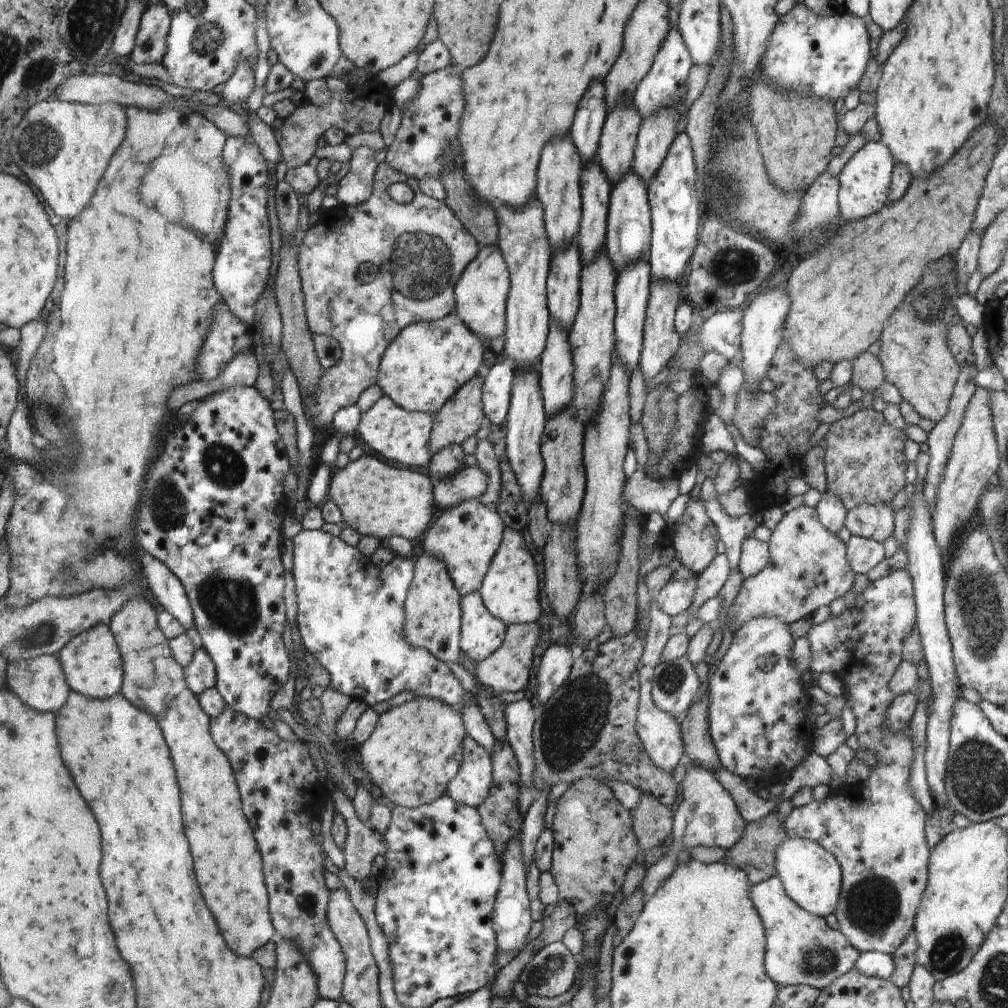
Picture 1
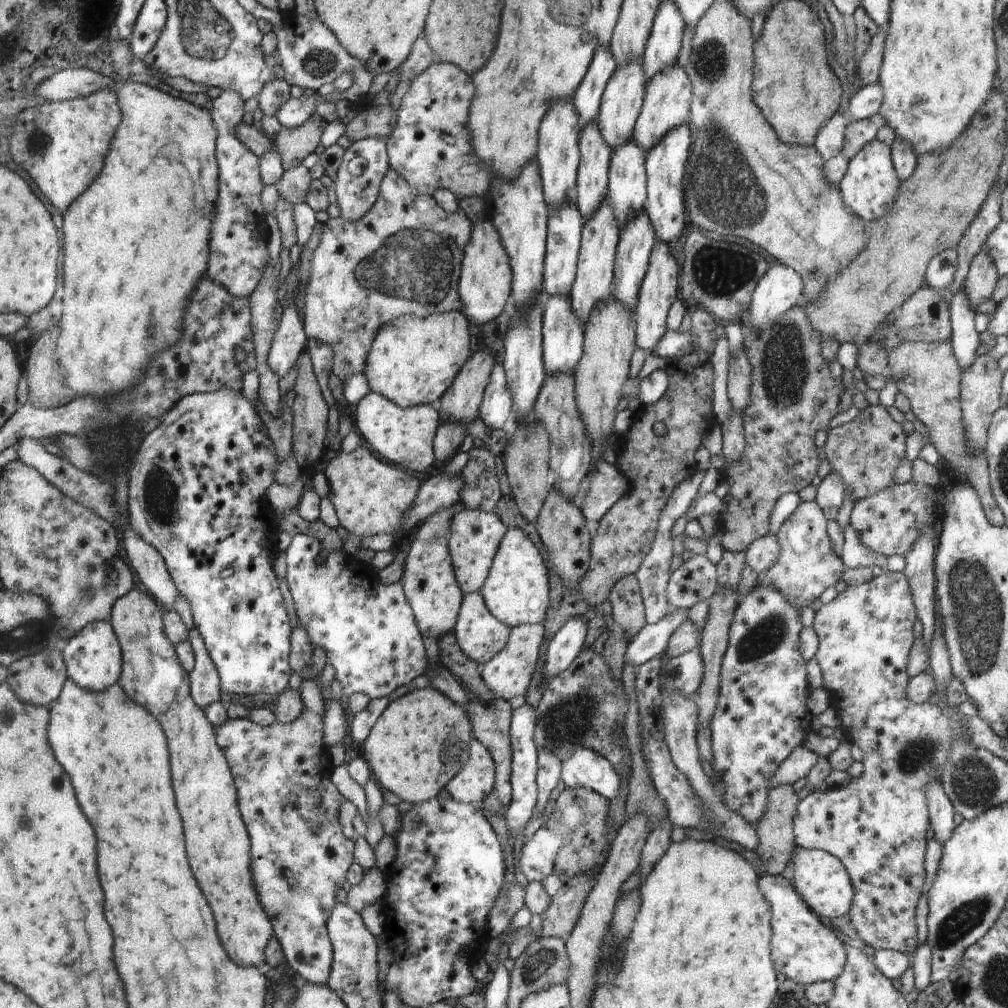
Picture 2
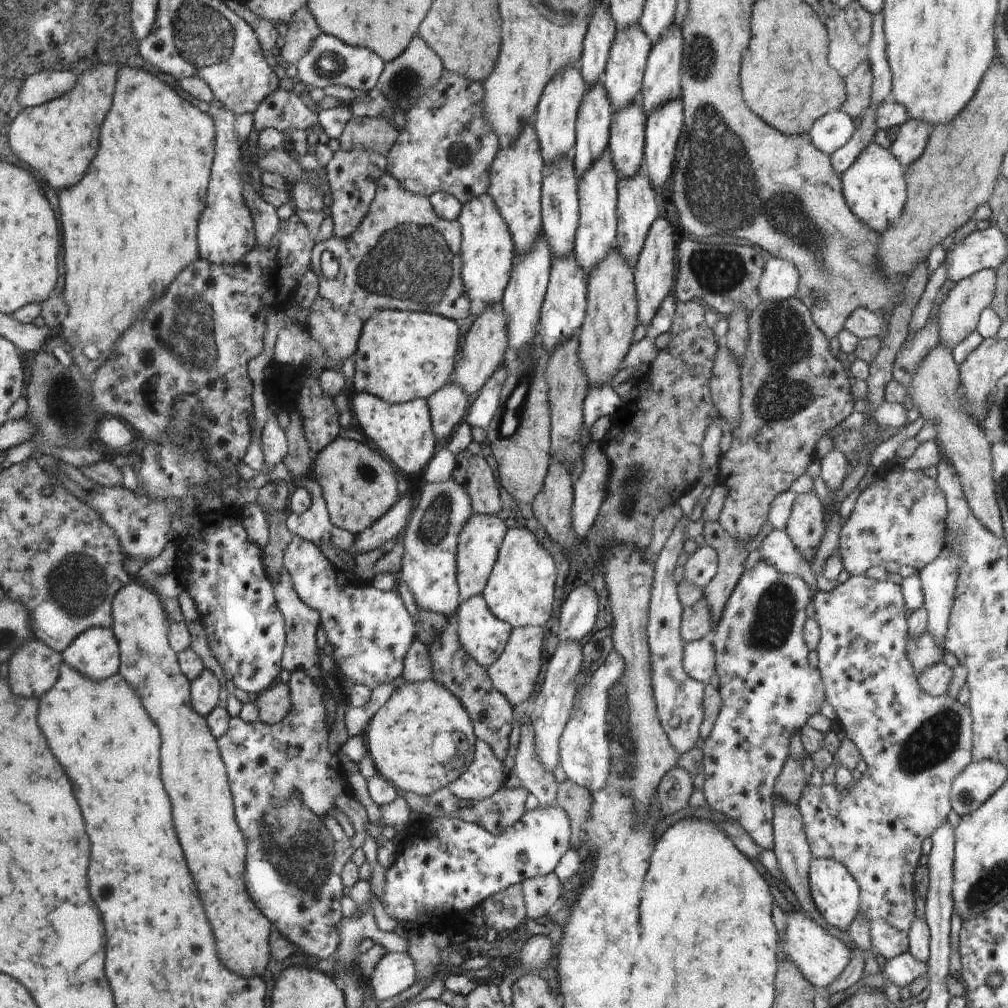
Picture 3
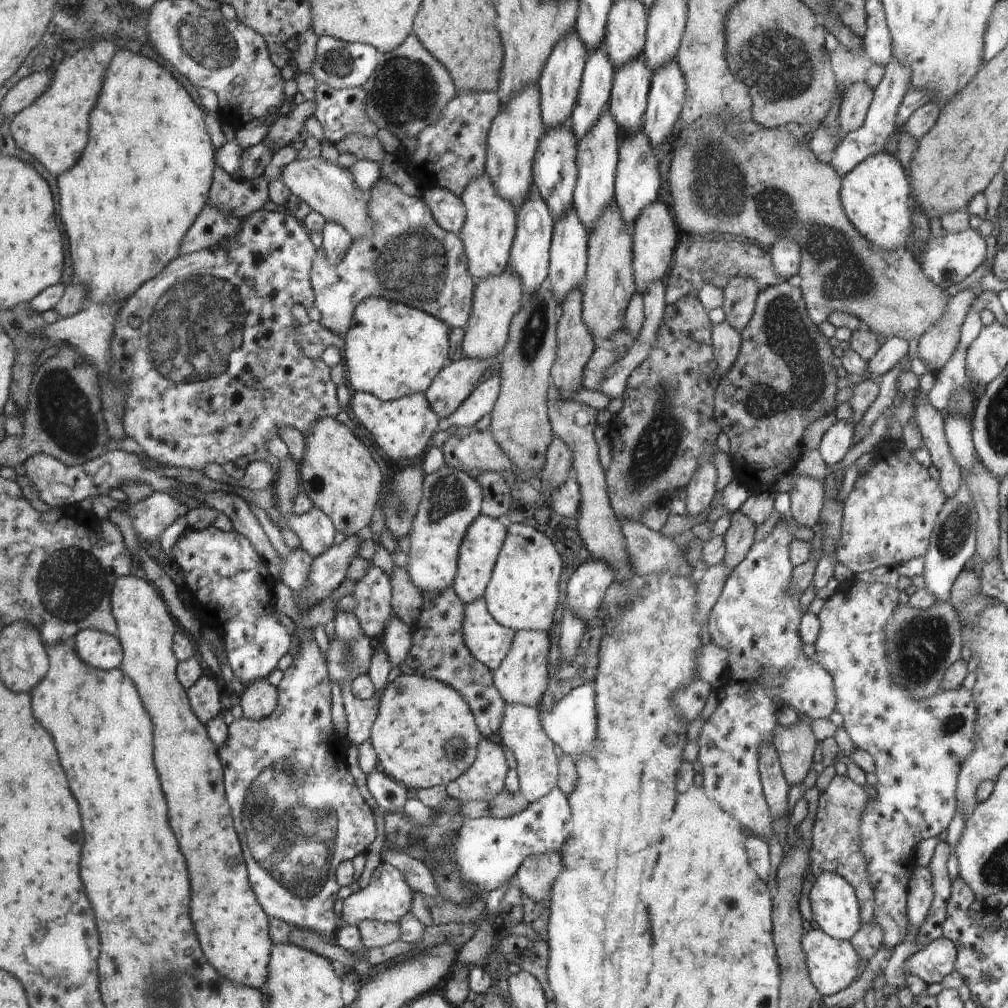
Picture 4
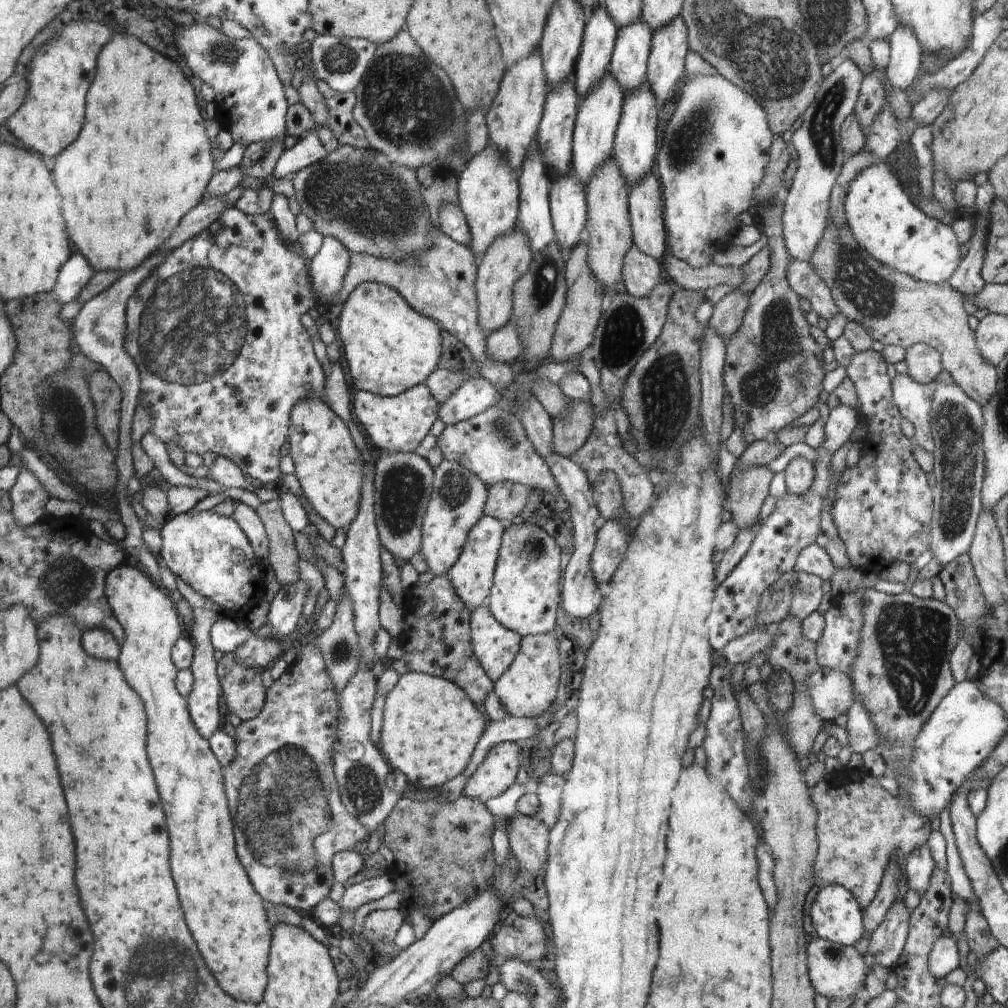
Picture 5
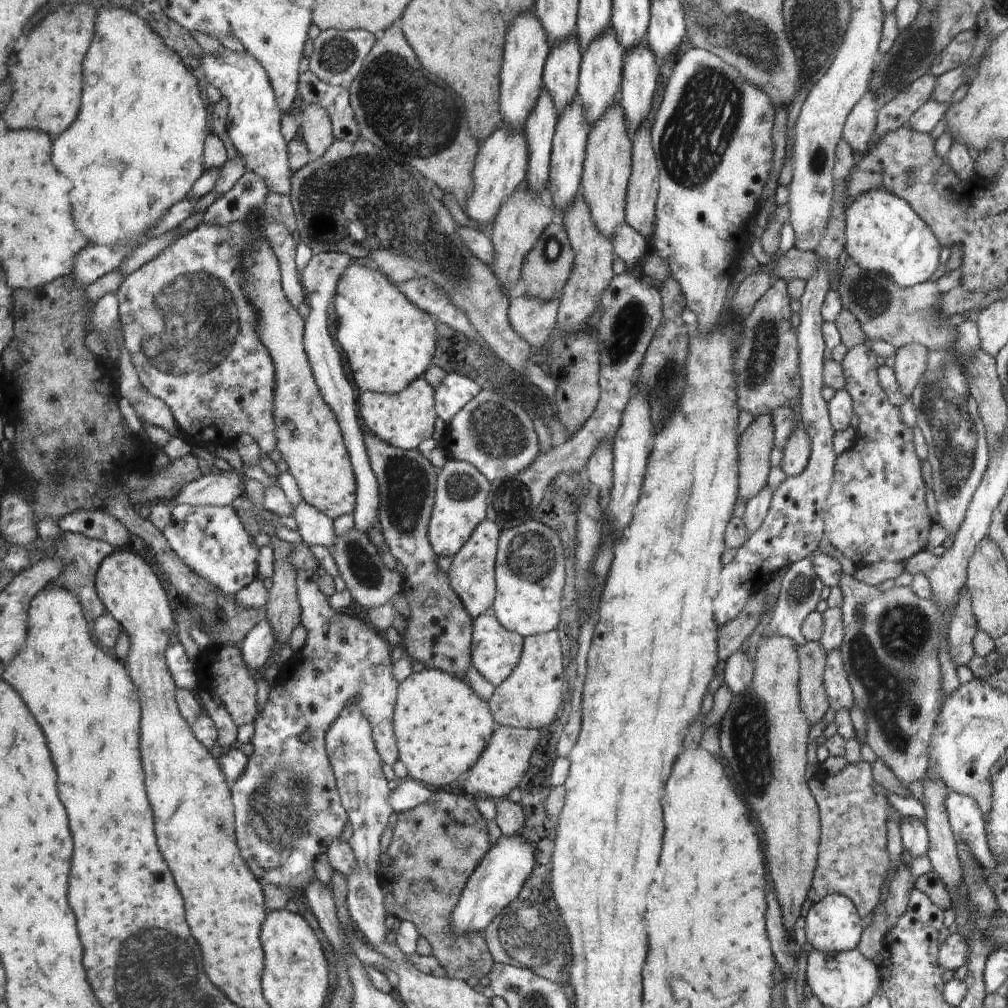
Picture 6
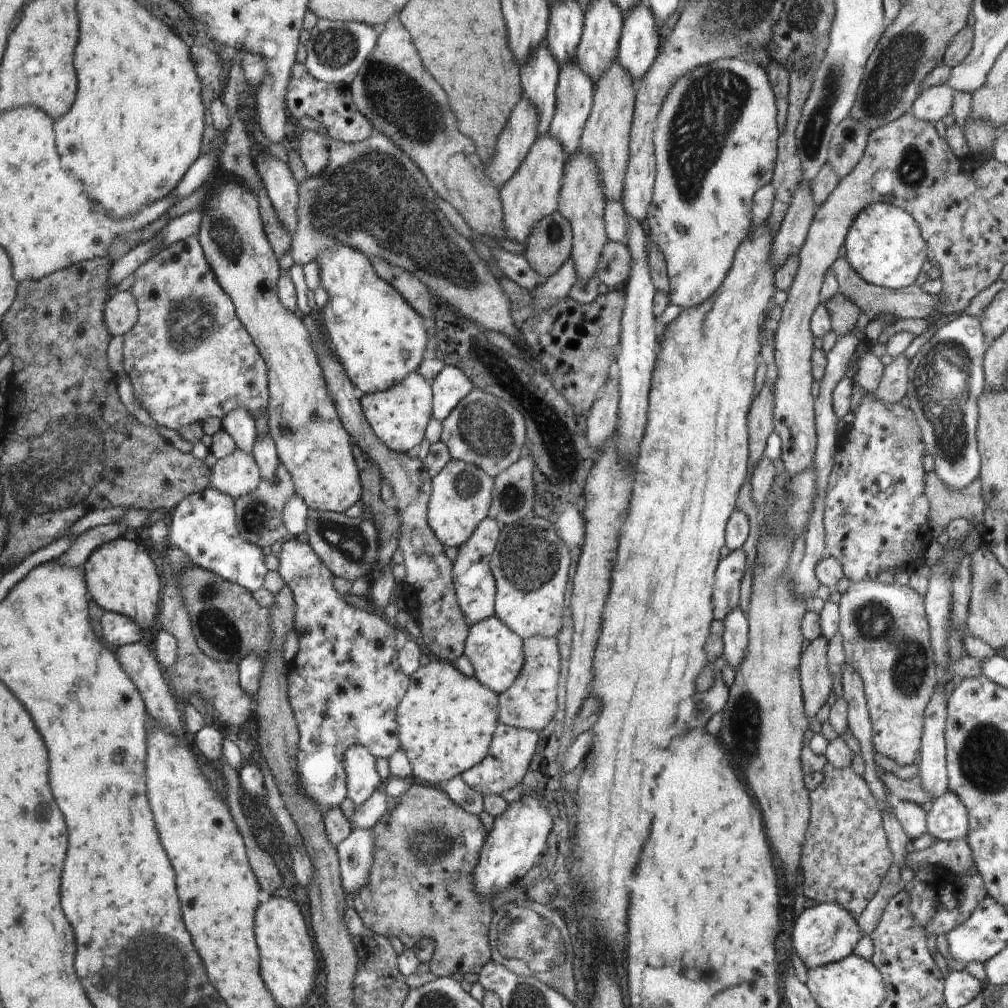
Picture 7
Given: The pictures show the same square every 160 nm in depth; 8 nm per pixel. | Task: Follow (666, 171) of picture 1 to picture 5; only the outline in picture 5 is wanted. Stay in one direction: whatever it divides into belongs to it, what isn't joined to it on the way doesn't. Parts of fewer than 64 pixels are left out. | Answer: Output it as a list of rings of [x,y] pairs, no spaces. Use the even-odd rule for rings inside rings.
[[[678,14],[666,28],[654,32],[647,62],[647,82],[660,100],[668,100],[684,74],[684,56],[690,39],[683,18]]]

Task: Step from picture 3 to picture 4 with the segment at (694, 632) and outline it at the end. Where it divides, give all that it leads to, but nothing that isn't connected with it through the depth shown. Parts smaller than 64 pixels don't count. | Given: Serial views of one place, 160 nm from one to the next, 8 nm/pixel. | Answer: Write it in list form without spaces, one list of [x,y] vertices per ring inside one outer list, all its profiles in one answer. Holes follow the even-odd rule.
[[[722,560],[718,565],[710,565],[709,568],[705,570],[704,576],[698,584],[697,598],[699,599],[700,622],[704,623],[703,643],[705,645],[711,643],[711,636],[709,635],[707,627],[708,613],[718,600],[724,583],[730,573],[731,568],[727,567]]]

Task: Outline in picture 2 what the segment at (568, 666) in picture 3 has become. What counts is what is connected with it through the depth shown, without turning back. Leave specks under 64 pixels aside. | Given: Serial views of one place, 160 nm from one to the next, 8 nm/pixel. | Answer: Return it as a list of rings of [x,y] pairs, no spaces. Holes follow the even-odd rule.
[[[549,748],[537,751],[537,803],[534,813],[543,813],[545,804],[561,780],[561,758]]]

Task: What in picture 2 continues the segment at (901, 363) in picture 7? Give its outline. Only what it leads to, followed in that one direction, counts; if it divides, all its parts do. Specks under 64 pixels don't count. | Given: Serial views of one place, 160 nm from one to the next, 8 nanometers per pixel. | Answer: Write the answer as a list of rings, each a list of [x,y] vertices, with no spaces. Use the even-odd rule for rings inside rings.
[[[982,249],[972,260],[963,282],[963,291],[976,314],[977,306],[992,298],[999,277],[993,260]]]

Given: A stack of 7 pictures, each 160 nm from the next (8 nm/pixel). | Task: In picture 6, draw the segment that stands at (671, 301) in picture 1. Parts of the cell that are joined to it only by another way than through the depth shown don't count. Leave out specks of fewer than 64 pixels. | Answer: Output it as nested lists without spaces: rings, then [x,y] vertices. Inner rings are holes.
[[[650,122],[632,135],[634,146],[634,164],[632,176],[627,189],[626,222],[635,228],[646,240],[650,240],[655,232],[655,204],[658,198],[658,164],[651,138]]]

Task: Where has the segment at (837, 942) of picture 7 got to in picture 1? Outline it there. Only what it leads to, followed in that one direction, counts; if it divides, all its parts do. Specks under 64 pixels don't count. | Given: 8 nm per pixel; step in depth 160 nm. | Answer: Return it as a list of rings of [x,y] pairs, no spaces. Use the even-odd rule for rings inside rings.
[[[788,837],[776,849],[775,865],[784,890],[798,906],[822,918],[838,908],[842,882],[840,863],[823,846],[810,839]]]

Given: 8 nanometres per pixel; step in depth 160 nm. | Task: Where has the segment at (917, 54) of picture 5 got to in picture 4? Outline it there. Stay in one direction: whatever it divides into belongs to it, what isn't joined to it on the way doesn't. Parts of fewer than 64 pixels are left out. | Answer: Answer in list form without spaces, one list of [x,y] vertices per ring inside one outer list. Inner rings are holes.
[[[894,55],[885,66],[885,73],[880,84],[873,90],[873,99],[868,107],[862,126],[855,131],[843,134],[840,144],[833,152],[831,166],[840,177],[851,171],[857,164],[875,154],[884,153],[890,144],[890,138],[897,128],[897,110],[911,87],[911,68],[908,63],[899,61]]]

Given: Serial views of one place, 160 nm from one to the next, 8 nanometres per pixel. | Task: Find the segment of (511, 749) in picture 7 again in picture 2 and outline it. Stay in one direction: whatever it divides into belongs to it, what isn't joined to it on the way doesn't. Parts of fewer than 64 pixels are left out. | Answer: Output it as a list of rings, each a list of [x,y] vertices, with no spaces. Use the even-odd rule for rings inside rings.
[[[478,739],[471,742],[471,760],[464,766],[460,778],[451,778],[448,794],[461,803],[483,806],[488,794],[495,788],[495,761],[490,751]]]

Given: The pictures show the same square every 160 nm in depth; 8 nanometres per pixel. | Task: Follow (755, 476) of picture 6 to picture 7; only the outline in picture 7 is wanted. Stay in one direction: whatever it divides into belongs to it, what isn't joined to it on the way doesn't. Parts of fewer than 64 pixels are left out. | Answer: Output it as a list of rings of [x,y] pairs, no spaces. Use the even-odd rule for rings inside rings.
[[[765,380],[761,390],[756,395],[755,402],[751,408],[750,427],[751,435],[751,466],[753,467],[758,459],[764,455],[766,439],[773,431],[773,408],[775,400],[773,389],[768,380]]]

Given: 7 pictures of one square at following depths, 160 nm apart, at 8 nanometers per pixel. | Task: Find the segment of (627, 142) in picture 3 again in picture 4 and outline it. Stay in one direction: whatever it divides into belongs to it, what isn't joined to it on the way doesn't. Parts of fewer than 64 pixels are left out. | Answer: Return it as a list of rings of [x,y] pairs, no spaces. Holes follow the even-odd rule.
[[[642,52],[628,66],[615,71],[608,111],[615,116],[621,136],[638,133],[642,129],[654,74],[645,58]]]

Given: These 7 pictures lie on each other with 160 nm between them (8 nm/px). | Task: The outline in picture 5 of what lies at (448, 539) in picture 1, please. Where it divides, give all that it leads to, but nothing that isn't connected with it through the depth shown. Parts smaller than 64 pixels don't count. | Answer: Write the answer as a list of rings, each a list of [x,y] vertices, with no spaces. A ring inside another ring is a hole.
[[[484,515],[470,529],[462,552],[460,553],[460,562],[456,561],[456,570],[452,574],[446,574],[456,582],[456,590],[460,590],[460,598],[472,606],[472,611],[486,603],[492,586],[492,574],[494,566],[497,563],[497,556],[501,547],[502,535],[506,532],[507,524],[502,523],[499,519]]]

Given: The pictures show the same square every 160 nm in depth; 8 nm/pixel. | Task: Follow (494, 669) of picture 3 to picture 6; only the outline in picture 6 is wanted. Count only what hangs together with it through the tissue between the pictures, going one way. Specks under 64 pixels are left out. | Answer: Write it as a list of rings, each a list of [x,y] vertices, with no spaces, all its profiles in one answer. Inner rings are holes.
[[[557,629],[550,633],[527,637],[524,641],[522,658],[503,684],[497,686],[487,702],[491,703],[492,714],[498,725],[538,729],[554,722],[562,704],[562,678],[564,662],[560,654]]]

